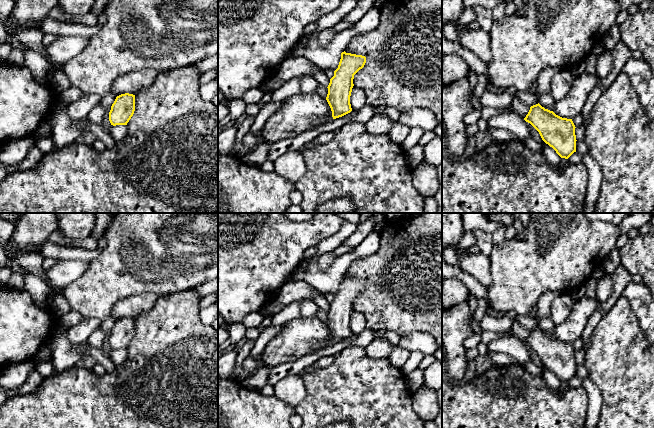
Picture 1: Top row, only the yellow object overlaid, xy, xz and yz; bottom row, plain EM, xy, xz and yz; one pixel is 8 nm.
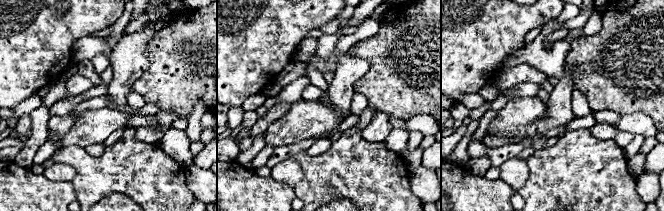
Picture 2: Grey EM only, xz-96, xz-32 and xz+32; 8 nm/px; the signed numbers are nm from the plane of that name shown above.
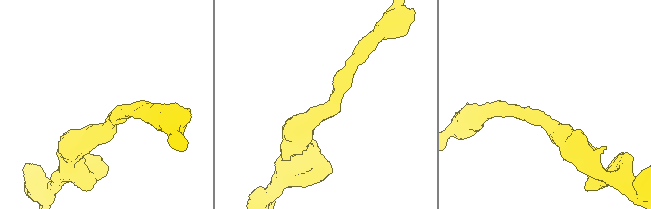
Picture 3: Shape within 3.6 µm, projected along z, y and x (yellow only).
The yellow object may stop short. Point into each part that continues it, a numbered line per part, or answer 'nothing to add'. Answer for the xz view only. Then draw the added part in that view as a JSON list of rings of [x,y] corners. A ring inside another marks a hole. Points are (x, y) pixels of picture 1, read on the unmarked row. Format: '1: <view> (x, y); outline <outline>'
nothing to add

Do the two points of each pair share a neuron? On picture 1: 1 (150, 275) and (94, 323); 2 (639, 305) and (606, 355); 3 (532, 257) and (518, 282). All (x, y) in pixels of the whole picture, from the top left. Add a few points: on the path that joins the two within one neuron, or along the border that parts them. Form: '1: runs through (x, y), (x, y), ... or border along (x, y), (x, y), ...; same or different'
1: border along (84, 317), (96, 317), (101, 321); different
2: border along (622, 296), (627, 300), (643, 333); different
3: runs through (532, 263), (520, 276); same

